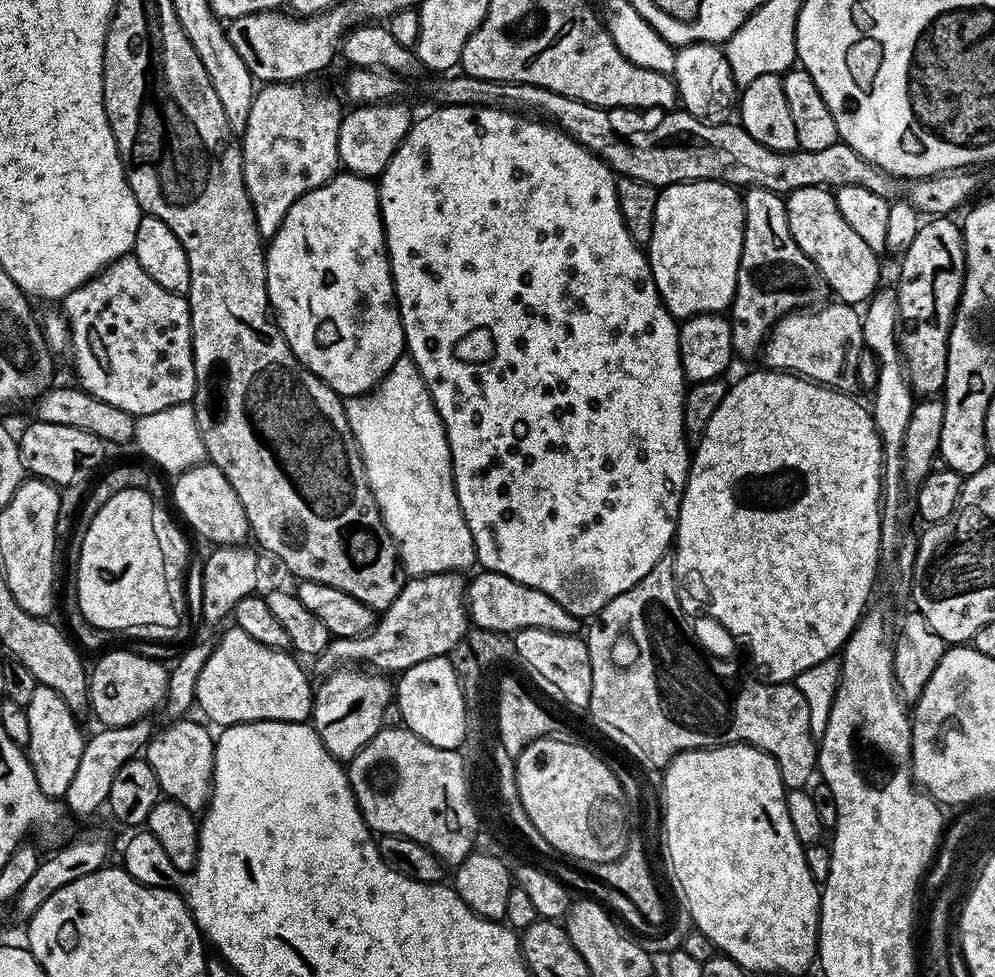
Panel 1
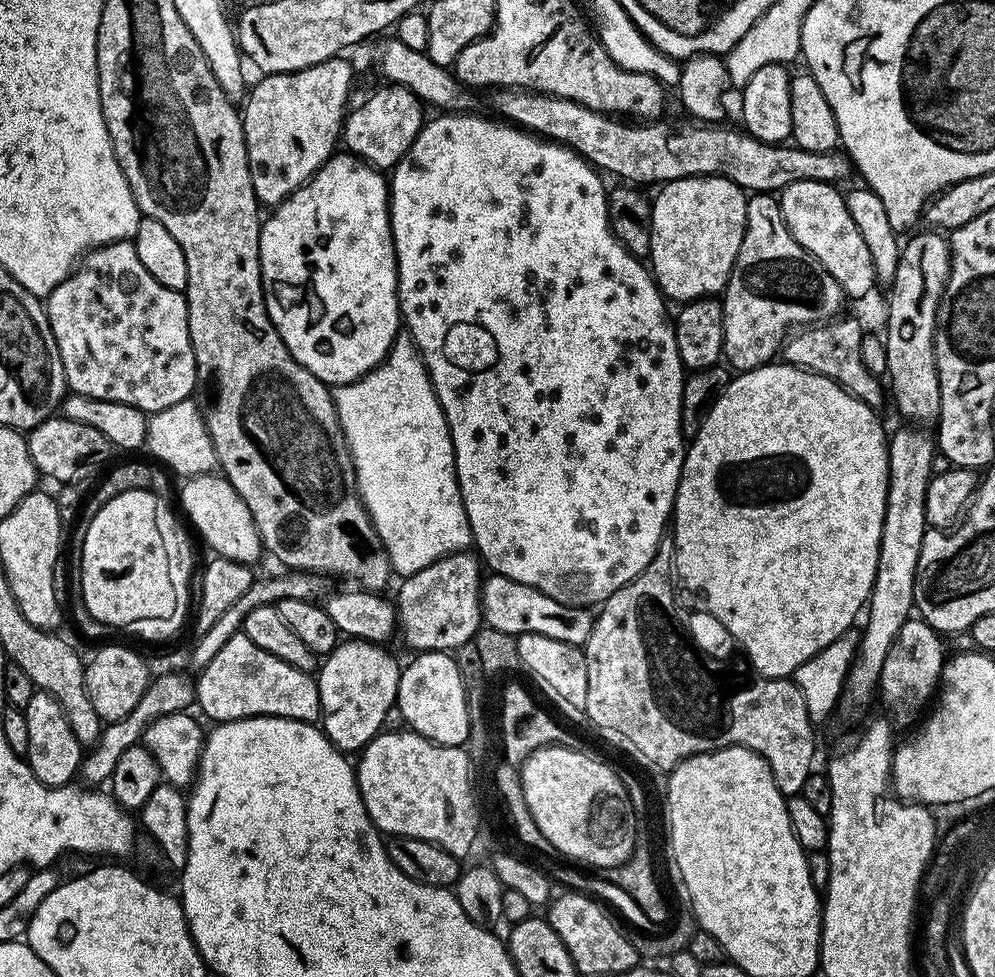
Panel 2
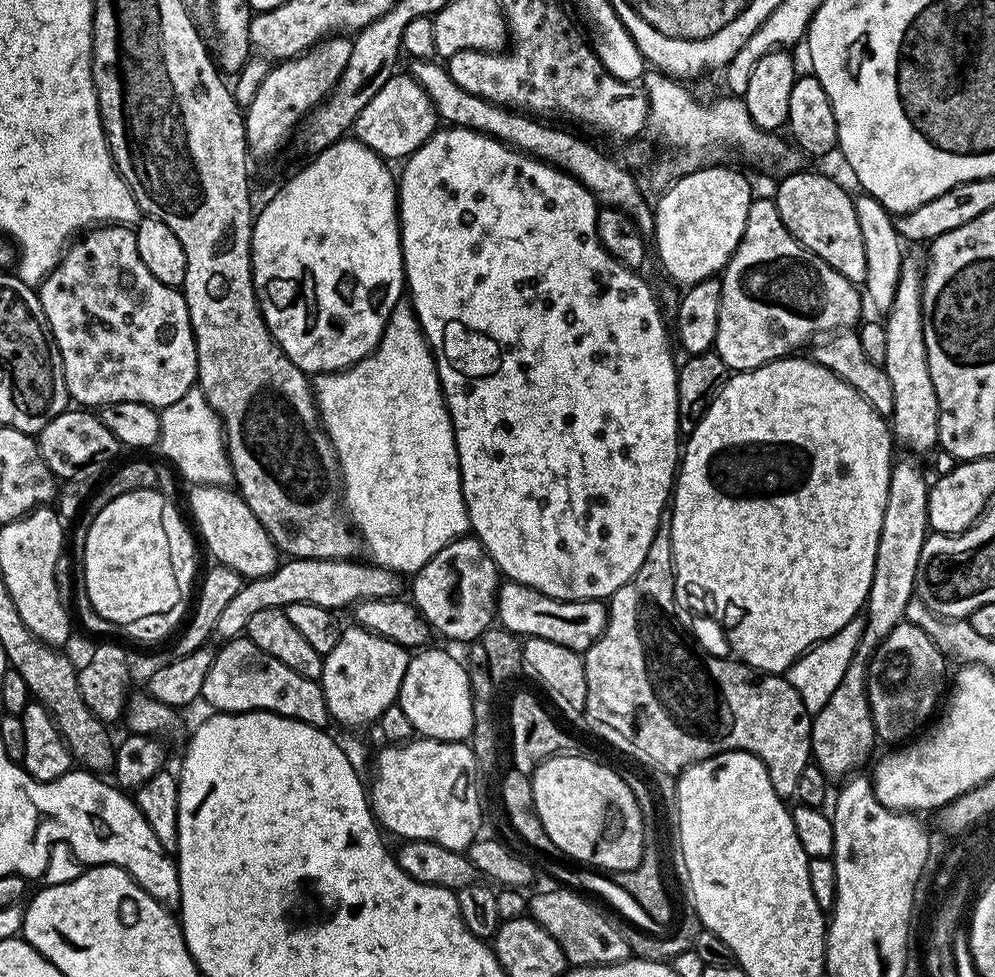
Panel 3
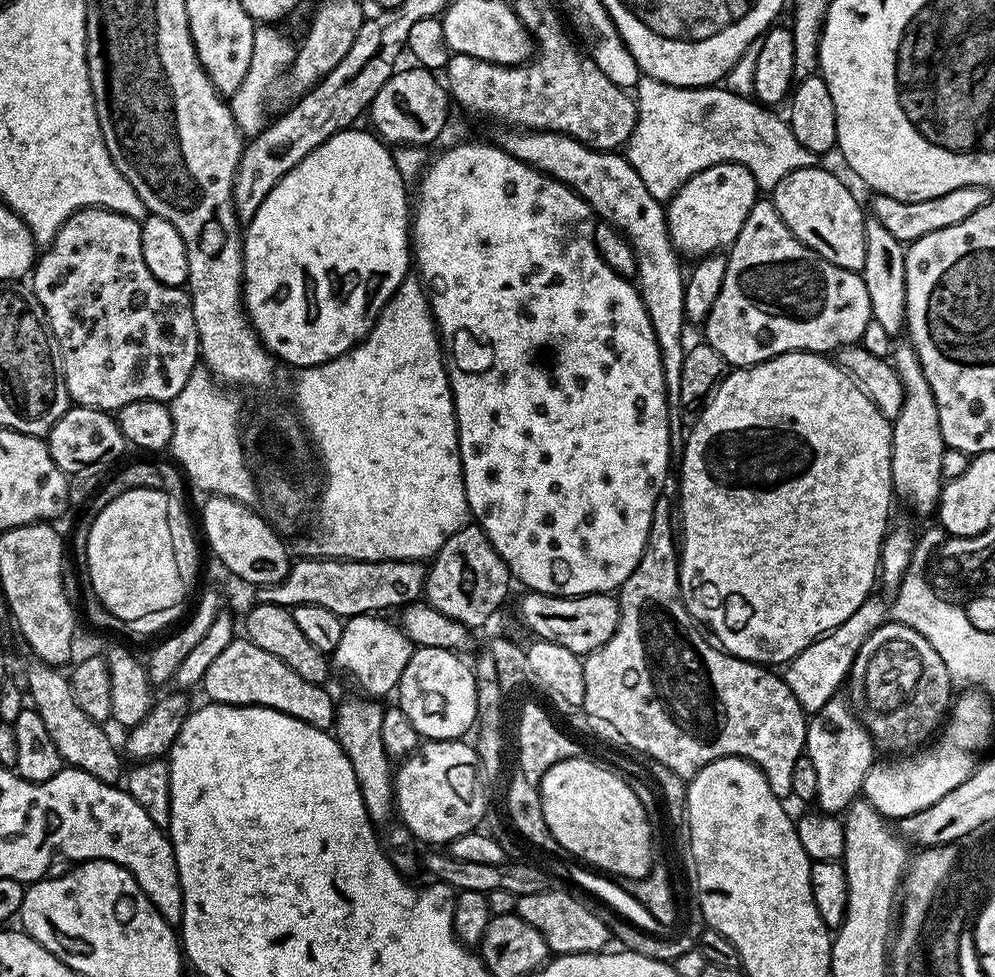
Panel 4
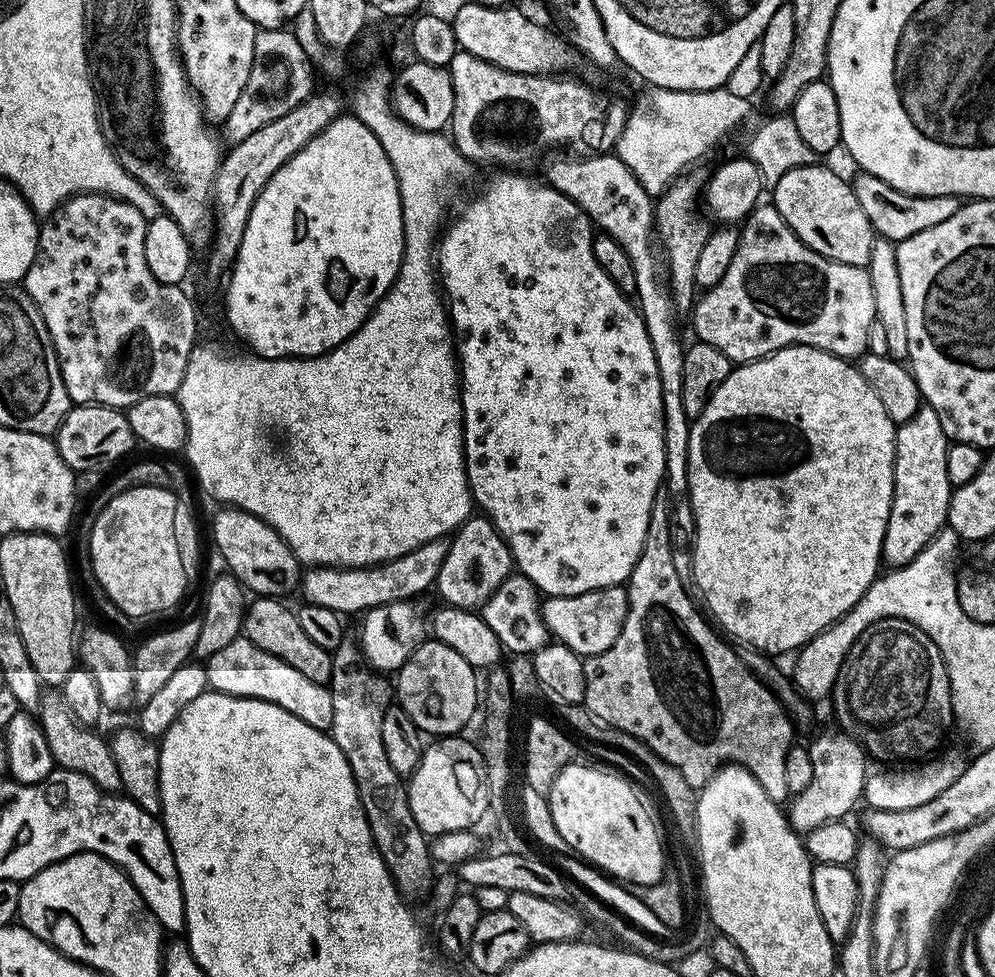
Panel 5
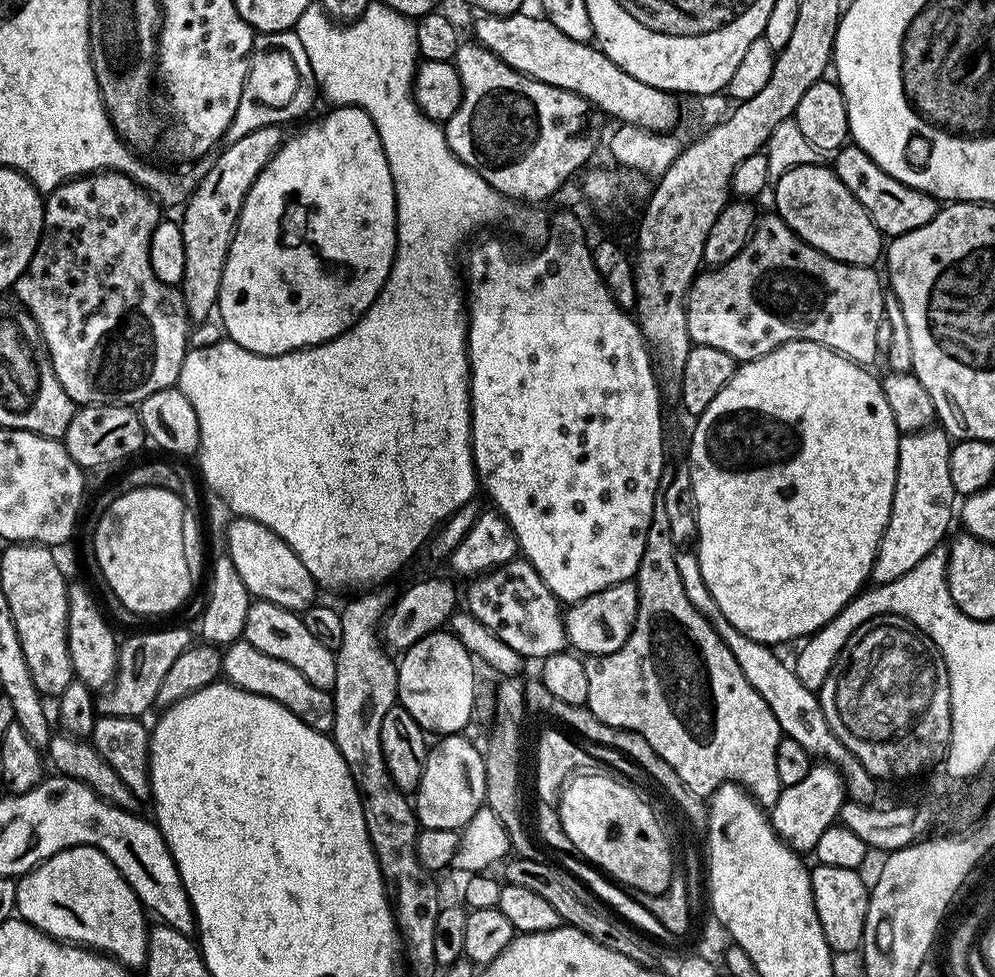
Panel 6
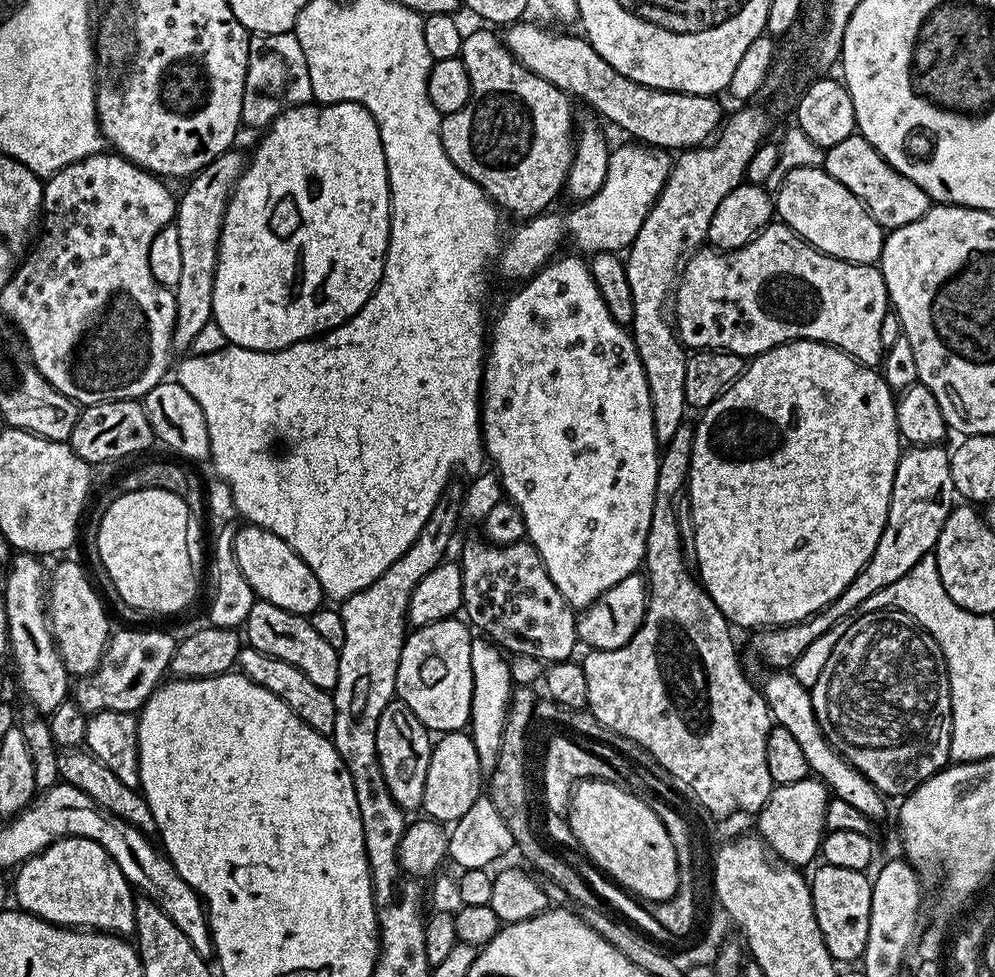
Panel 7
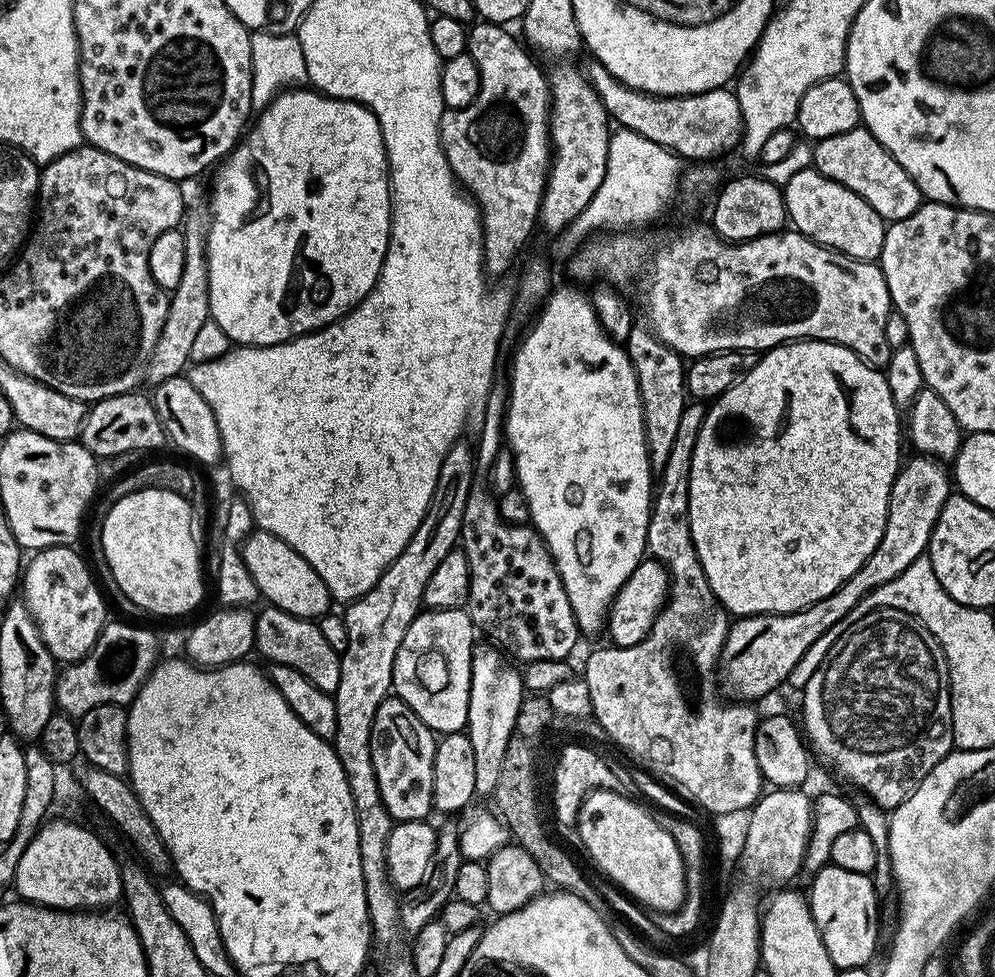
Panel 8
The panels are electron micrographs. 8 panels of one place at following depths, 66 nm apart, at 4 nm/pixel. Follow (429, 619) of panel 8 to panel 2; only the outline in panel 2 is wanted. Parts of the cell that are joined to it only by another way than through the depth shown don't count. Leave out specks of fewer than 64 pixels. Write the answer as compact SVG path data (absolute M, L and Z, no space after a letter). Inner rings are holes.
M421 652L411 657L409 664L403 665L395 707L404 715L405 725L435 744L464 746L468 742L468 703L462 686L460 671L455 659L447 652Z

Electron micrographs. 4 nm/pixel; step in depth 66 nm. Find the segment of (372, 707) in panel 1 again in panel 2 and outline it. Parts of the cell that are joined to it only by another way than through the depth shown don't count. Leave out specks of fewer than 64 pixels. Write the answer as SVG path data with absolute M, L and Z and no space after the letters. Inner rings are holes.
M344 638L336 645L335 650L332 651L330 655L323 657L322 663L319 665L318 675L316 676L316 685L318 686L318 694L320 695L320 720L322 721L322 731L324 735L327 736L332 746L340 749L340 751L345 754L359 753L361 749L363 749L364 745L369 744L376 736L380 735L384 728L384 719L386 718L386 714L393 711L396 702L396 695L398 694L398 686L400 685L402 664L401 661L396 661L386 649L387 647L372 644L369 640Z

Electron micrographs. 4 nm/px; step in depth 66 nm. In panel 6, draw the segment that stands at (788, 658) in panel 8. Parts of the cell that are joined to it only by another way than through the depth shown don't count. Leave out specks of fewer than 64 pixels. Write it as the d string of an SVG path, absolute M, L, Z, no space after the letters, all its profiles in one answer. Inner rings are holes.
M939 426L901 435L890 518L872 564L870 580L873 585L894 582L894 578L910 574L910 570L914 570L914 566L918 566L926 554L945 543L944 535L952 520L954 524L954 505L958 500L954 482L950 482L948 455L951 453L950 437Z

